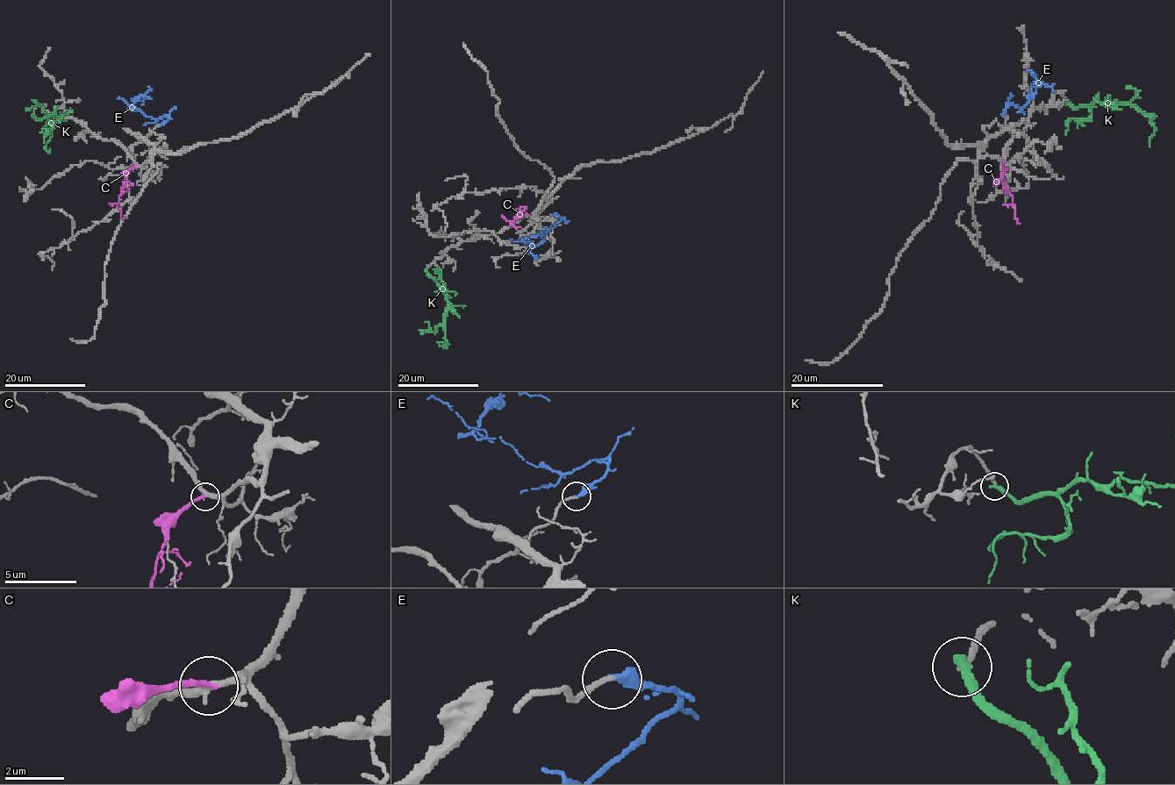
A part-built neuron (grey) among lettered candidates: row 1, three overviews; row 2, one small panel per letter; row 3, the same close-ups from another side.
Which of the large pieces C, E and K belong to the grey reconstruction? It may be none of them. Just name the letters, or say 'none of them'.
E

